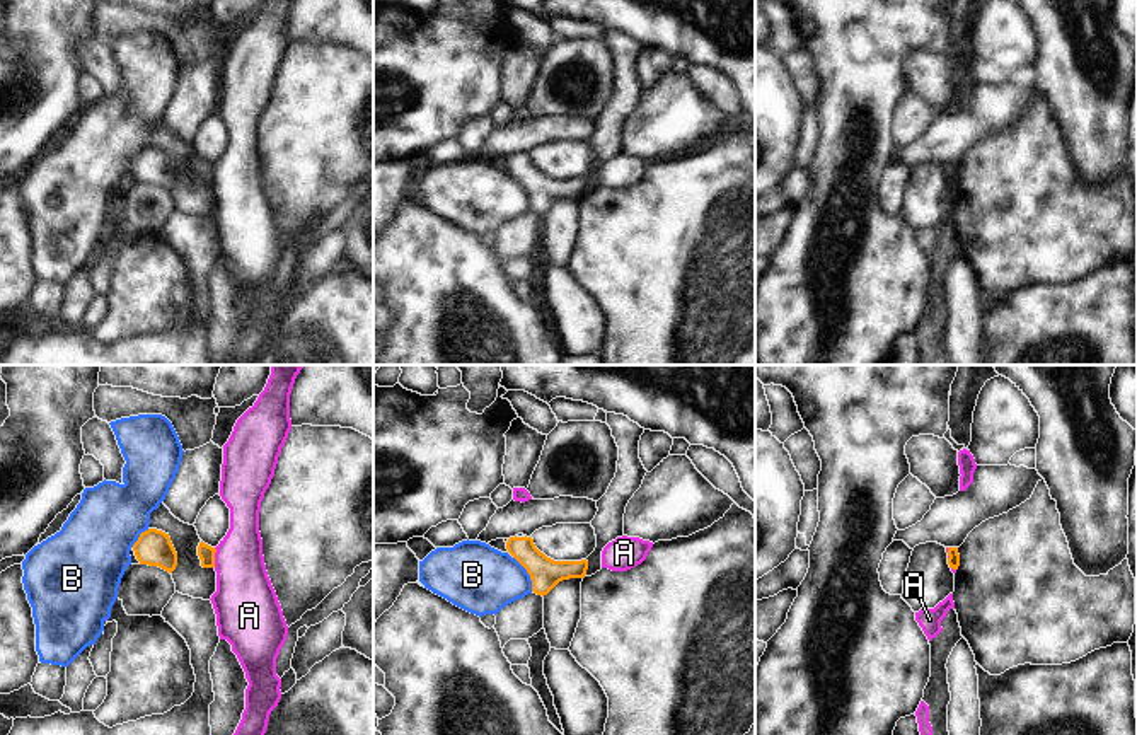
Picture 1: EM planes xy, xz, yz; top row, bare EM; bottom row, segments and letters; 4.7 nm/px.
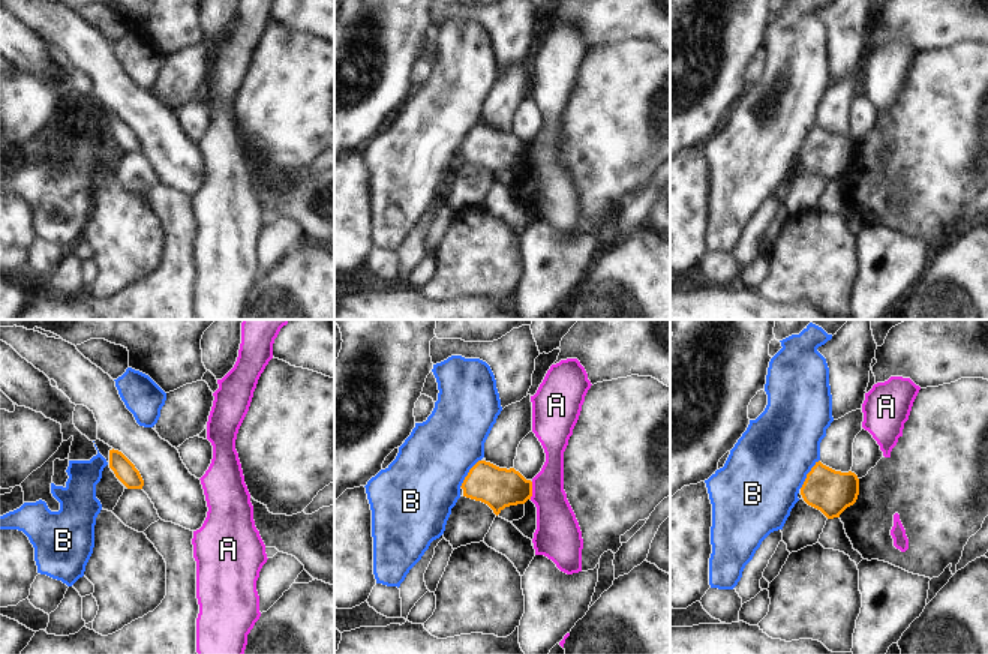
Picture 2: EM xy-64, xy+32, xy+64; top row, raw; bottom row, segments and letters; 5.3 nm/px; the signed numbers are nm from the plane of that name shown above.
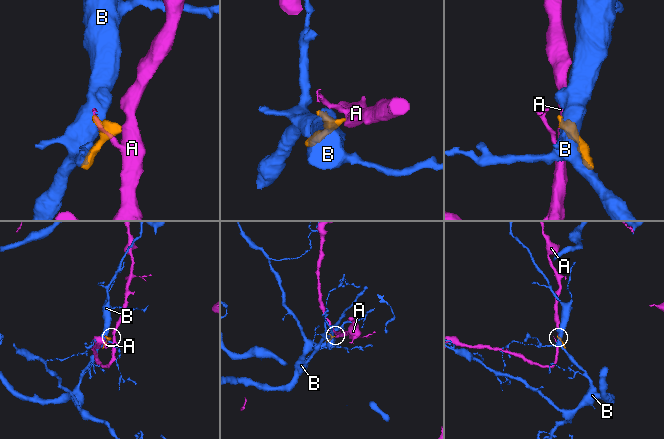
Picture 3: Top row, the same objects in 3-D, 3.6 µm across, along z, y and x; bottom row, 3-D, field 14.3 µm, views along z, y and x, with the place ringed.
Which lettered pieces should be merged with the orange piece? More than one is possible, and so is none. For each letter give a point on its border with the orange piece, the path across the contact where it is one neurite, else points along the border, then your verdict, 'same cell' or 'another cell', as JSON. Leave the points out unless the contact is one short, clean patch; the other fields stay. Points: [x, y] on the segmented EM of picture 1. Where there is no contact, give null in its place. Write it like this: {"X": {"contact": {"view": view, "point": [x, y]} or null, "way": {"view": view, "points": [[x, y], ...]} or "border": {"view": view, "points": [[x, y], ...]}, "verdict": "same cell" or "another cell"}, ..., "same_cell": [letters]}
{"A": {"contact": {"view": "xy", "point": [213, 558]}, "border": {"view": "xy", "points": [[213, 548], [215, 567]]}, "verdict": "another cell"}, "B": {"contact": {"view": "xz", "point": [527, 572]}, "border": {"view": "xz", "points": [[513, 556], [529, 575], [532, 590]]}, "verdict": "another cell"}, "same_cell": []}

